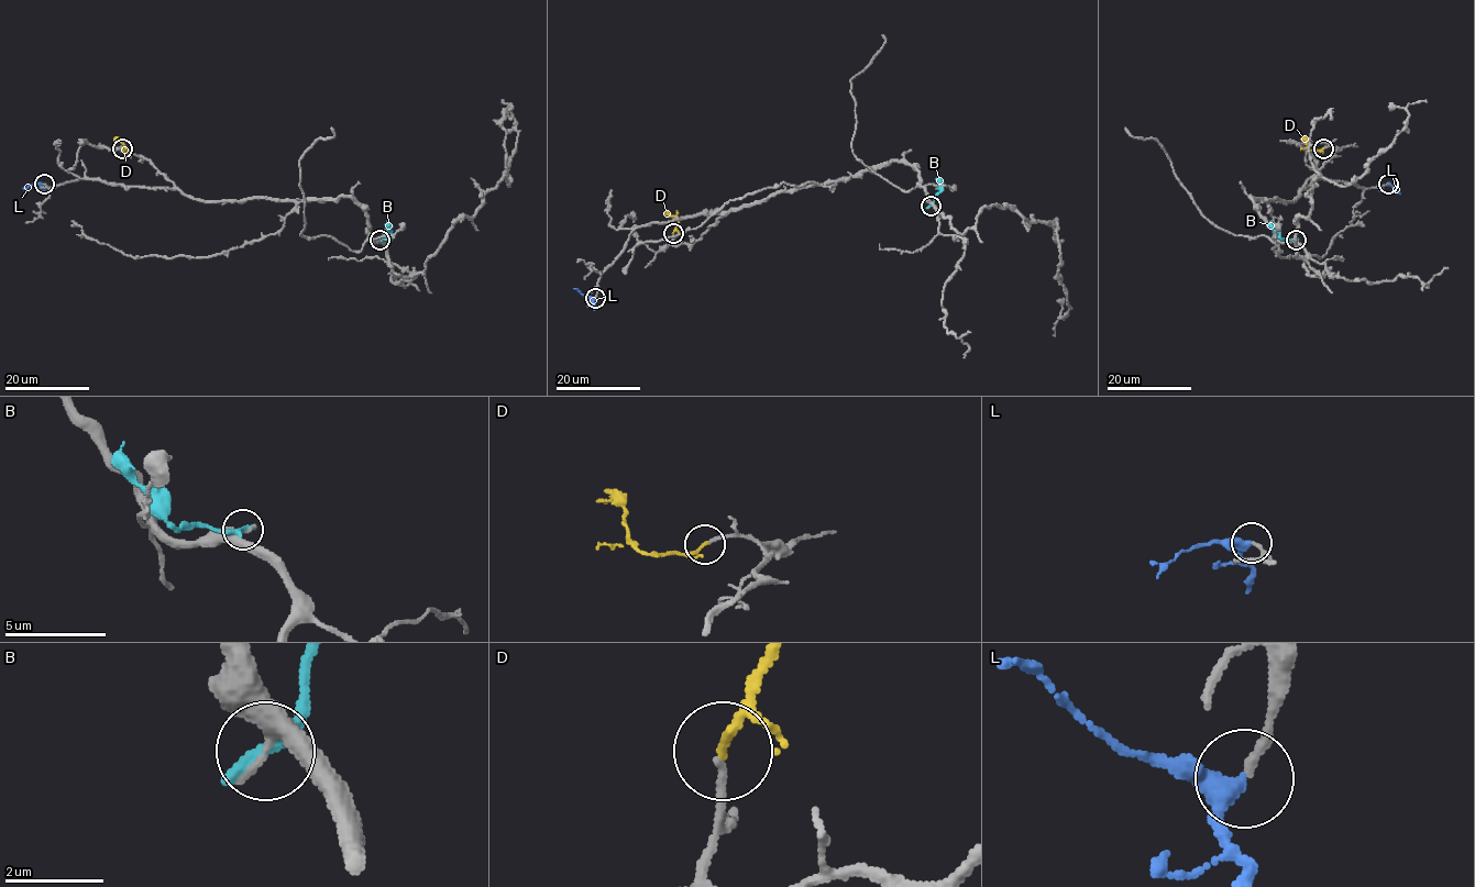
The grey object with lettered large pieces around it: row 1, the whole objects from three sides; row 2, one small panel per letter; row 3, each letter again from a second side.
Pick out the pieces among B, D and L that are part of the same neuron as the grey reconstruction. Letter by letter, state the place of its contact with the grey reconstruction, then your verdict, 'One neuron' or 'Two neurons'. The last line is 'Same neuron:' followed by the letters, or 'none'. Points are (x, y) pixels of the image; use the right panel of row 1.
B: Touches grey at (1296, 240). Two neurons
D: Touches grey at (1323, 148). One neuron
L: Touches grey at (1388, 184). Two neurons
Same neuron: D

